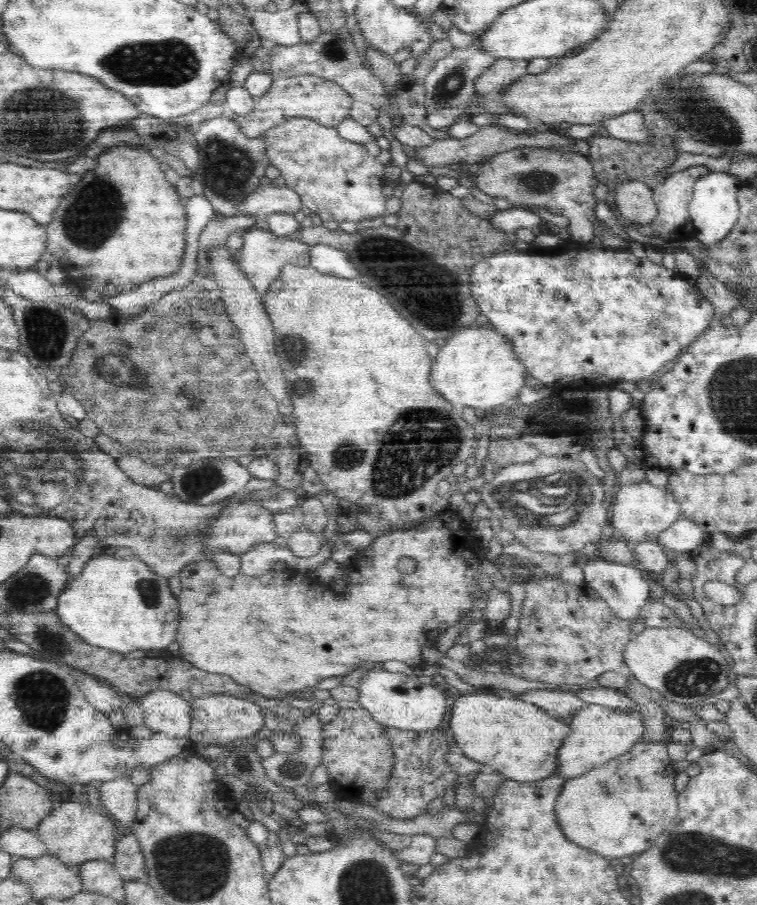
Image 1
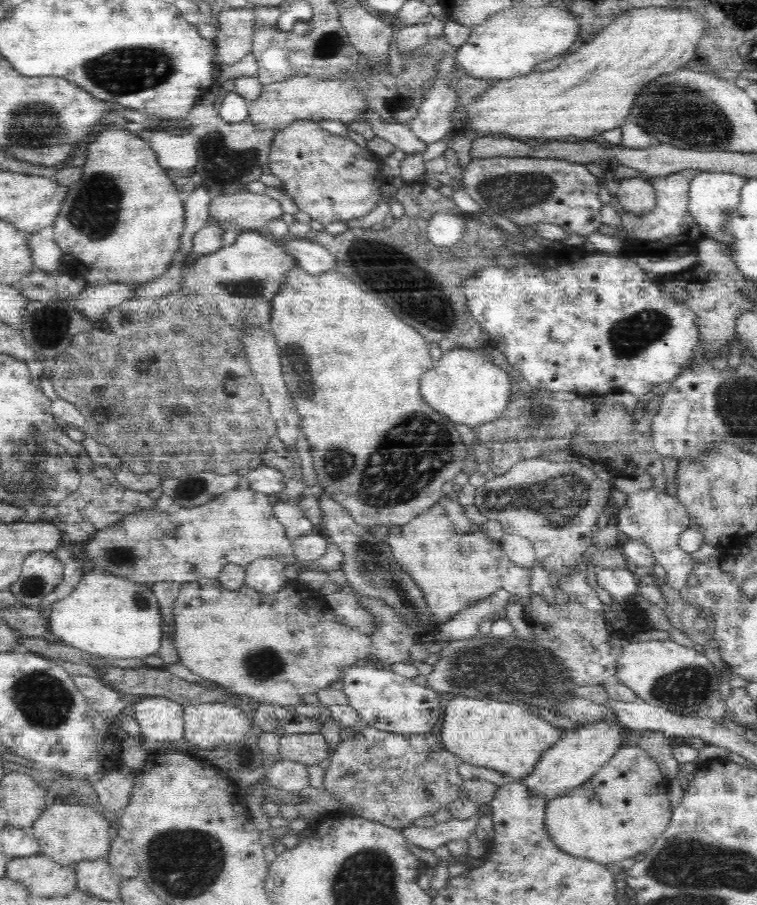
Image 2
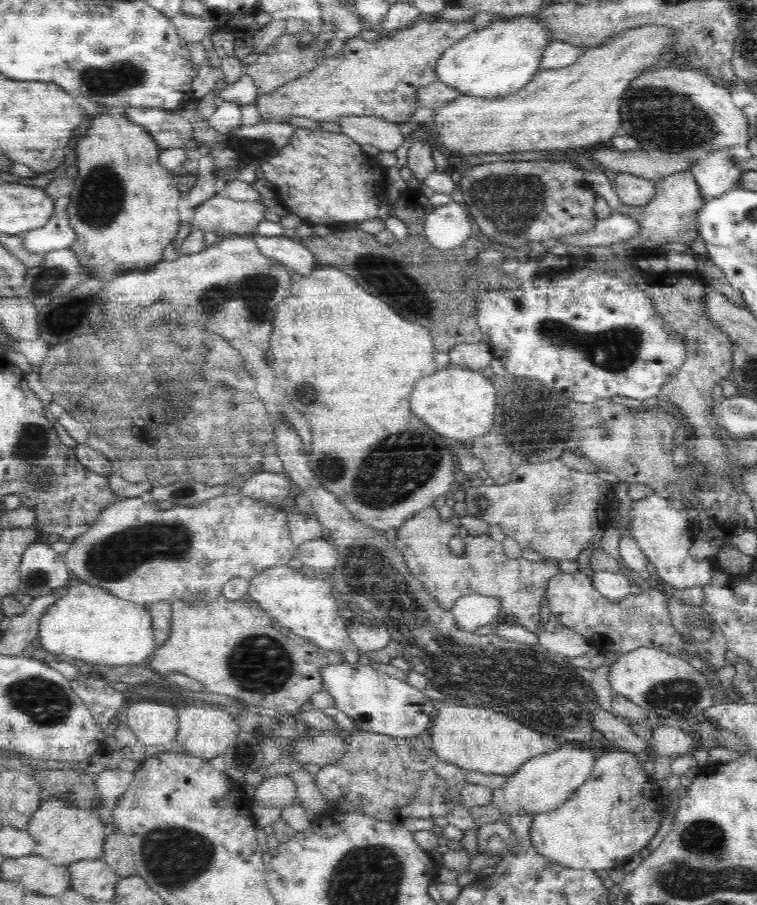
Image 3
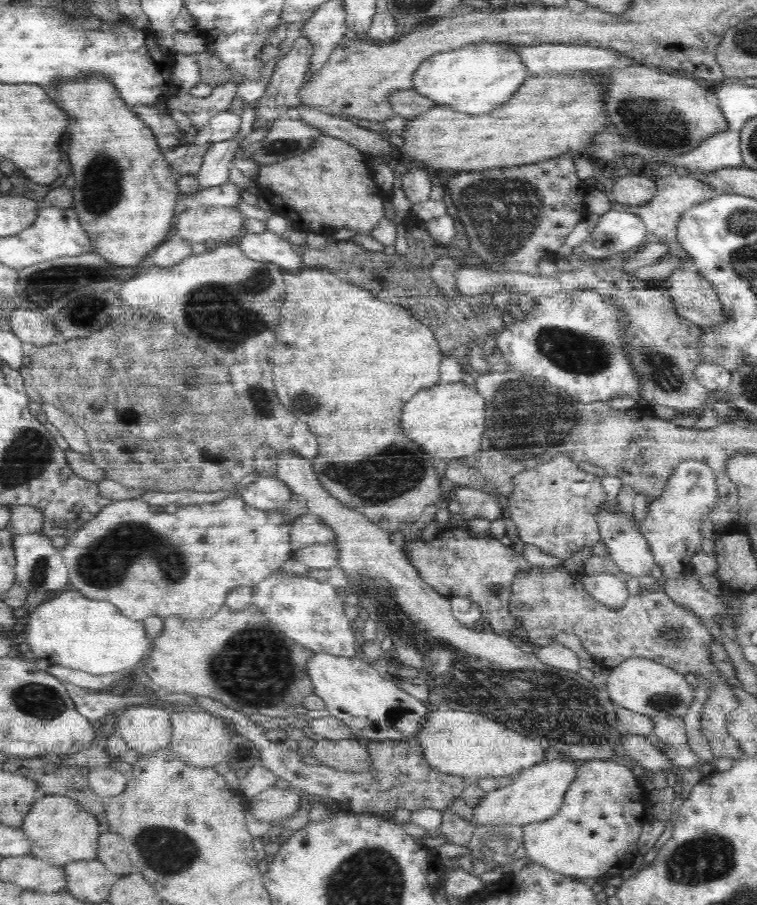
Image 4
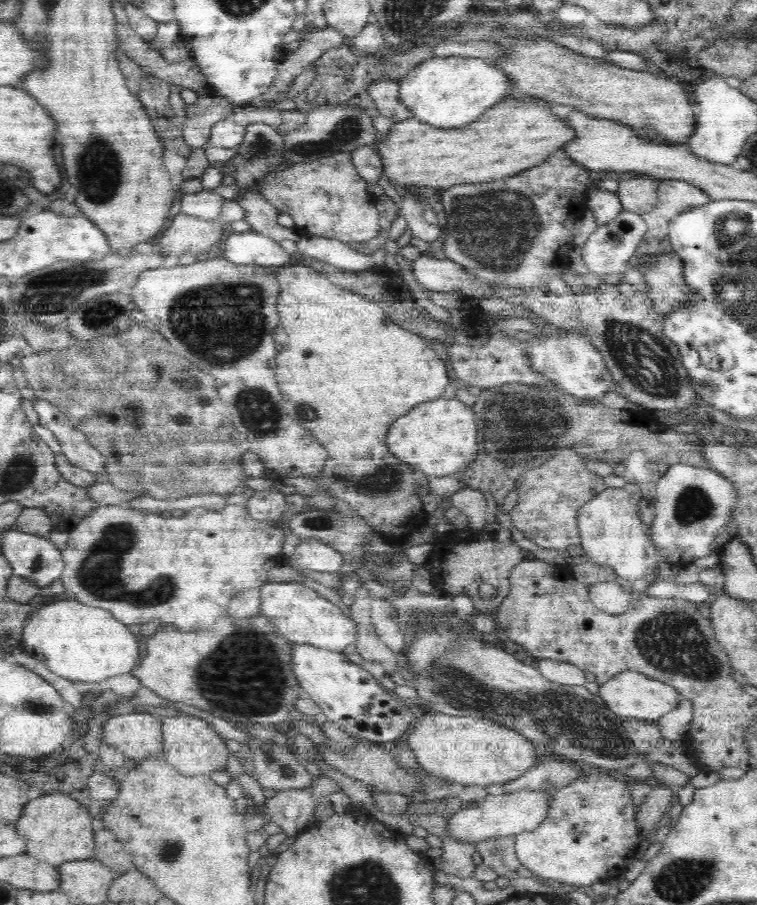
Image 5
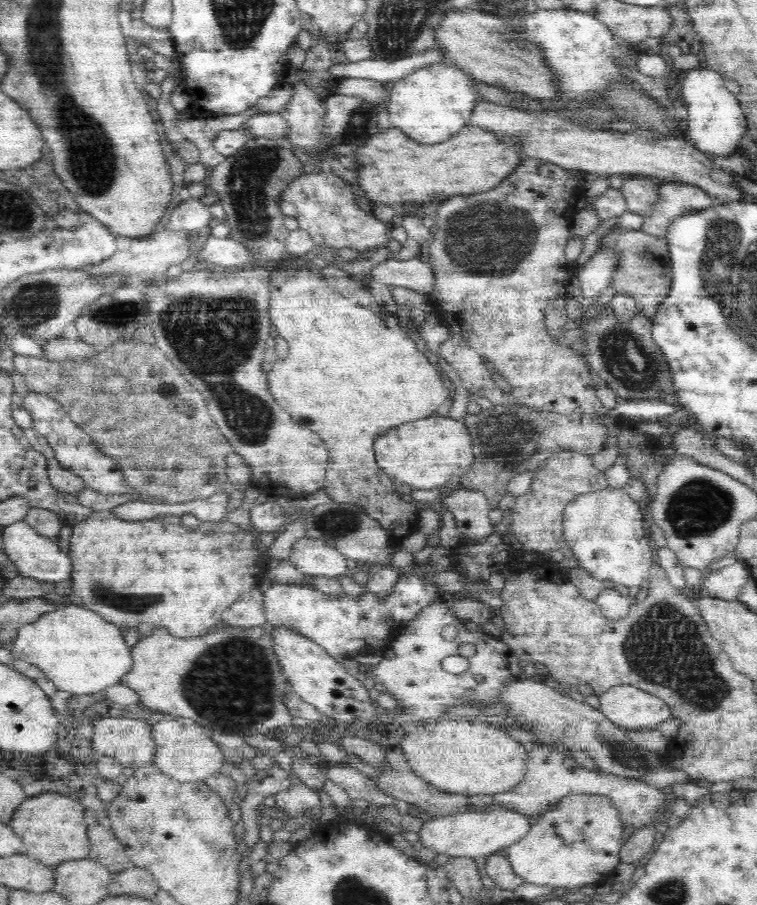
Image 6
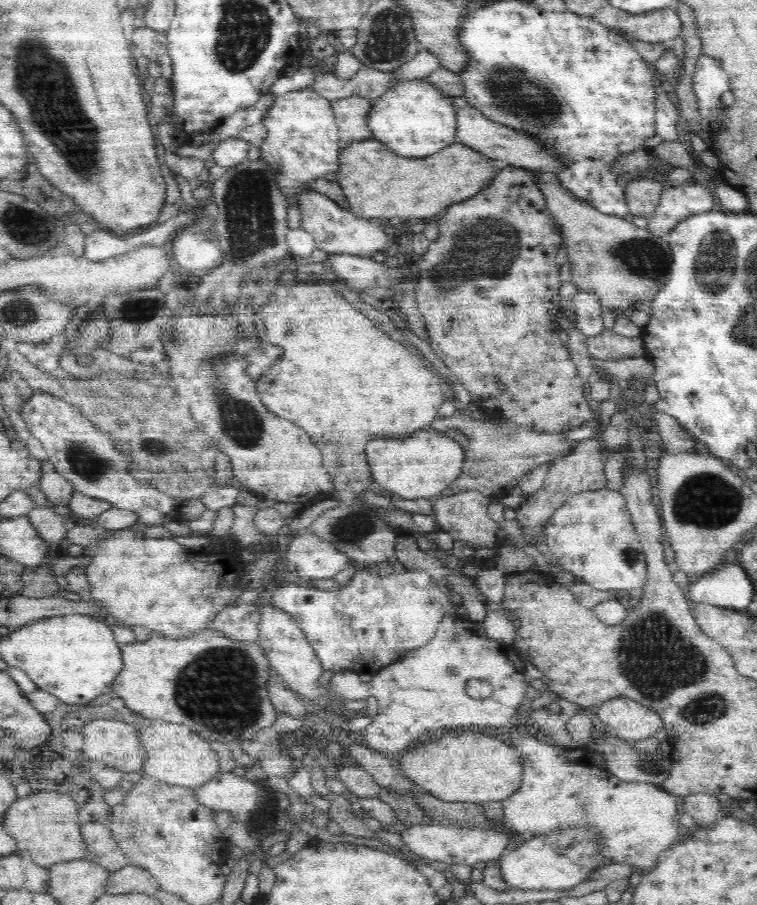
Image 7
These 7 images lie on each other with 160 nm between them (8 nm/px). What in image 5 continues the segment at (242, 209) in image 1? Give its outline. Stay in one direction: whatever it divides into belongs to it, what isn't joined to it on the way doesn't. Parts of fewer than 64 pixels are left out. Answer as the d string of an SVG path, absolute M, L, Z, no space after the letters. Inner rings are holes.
M179 213L172 218L170 227L154 243L160 248L164 257L181 257L184 255L197 256L199 253L210 252L210 247L222 238L224 230L217 220L200 220L195 216Z

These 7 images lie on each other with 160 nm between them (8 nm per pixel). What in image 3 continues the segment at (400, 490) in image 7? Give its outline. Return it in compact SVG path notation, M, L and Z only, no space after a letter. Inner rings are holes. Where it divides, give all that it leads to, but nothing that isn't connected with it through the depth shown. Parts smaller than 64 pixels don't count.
M451 365L418 380L410 396L410 410L434 432L442 434L442 438L448 438L448 442L451 439L468 444L470 440L476 444L476 440L487 437L494 424L496 398L496 389L488 372Z

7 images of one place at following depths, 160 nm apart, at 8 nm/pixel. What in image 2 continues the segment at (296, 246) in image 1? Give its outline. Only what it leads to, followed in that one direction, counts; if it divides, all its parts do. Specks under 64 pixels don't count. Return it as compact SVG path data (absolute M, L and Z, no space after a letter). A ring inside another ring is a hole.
M242 231L234 244L220 248L218 252L199 256L198 260L186 264L182 272L182 286L194 290L218 315L244 333L251 329L269 329L272 299L288 281L288 274L296 267L296 260L286 254L280 240L264 231Z

